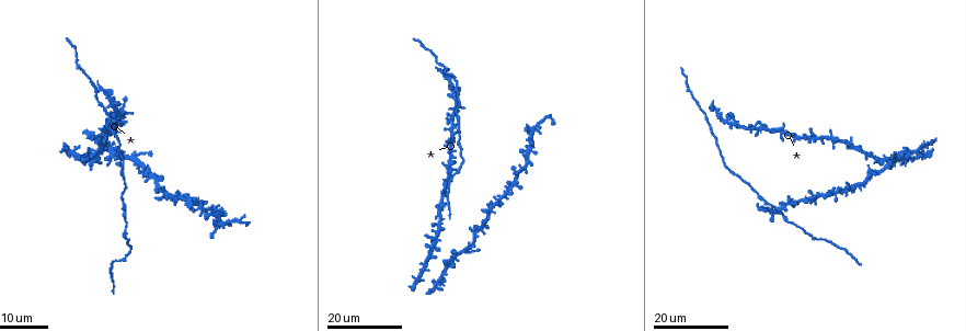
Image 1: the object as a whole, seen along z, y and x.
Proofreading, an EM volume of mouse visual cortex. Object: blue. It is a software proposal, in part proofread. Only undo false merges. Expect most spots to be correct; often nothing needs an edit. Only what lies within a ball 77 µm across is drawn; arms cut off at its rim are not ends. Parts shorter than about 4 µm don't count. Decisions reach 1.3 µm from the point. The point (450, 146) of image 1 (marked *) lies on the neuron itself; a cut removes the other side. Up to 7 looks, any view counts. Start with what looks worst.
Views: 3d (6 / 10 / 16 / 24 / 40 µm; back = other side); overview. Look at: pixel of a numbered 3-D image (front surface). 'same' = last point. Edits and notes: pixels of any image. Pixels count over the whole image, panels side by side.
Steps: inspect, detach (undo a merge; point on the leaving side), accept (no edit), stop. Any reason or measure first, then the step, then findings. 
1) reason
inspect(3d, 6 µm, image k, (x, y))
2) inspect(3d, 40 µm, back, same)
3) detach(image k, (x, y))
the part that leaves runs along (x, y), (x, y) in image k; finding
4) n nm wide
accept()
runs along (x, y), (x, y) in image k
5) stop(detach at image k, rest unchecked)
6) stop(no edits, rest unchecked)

four or more arms meet
inspect(3d, 16 µm, image 1, (431, 255))

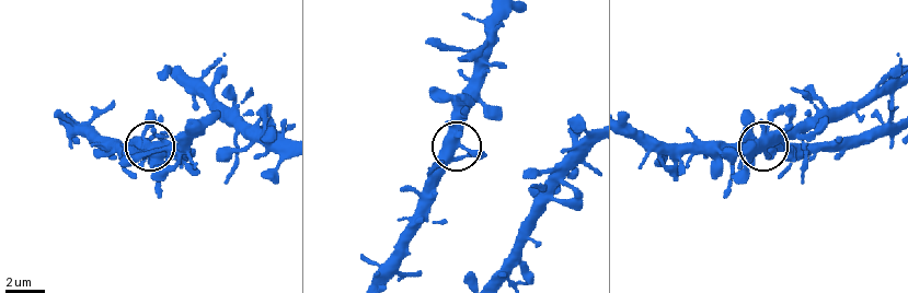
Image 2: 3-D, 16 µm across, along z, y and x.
zoom in
inspect(3d, 10 µm, image 2, (454, 146))

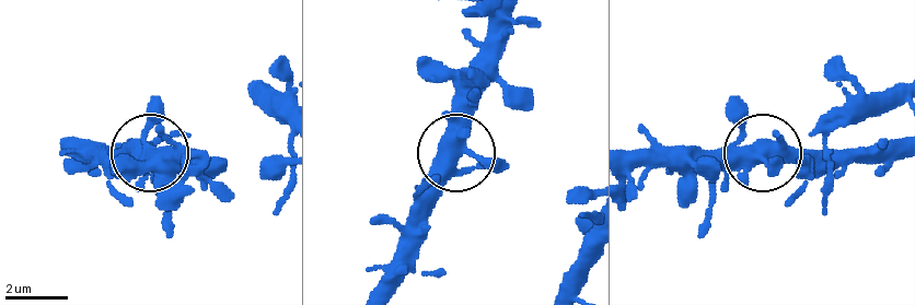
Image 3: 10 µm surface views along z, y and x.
accept()
one neuron here

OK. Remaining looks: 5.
four arms meet
inspect(3d, 24 µm, image 1, (134, 159))

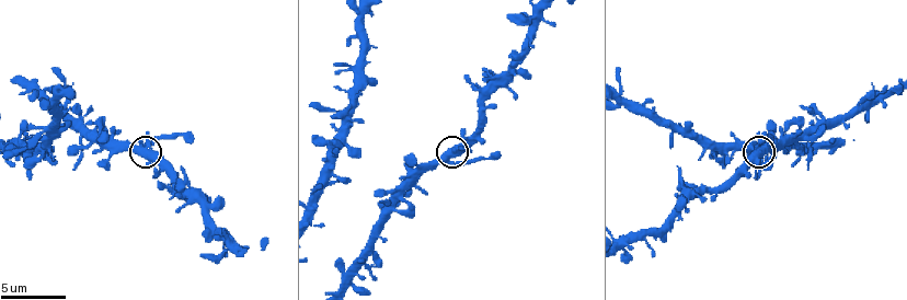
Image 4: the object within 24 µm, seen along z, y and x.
inspect(3d, 6 µm, image 4, (142, 147))

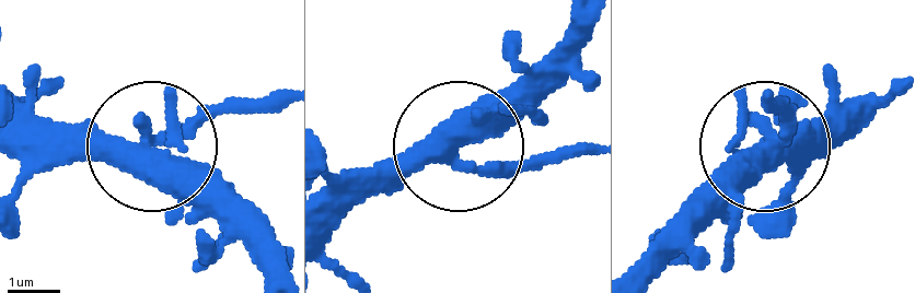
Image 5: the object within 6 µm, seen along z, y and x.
4 arms
detach(image 5, (220, 105))
a second neuron is stuck on

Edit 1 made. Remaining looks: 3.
four or more arms meet
inspect(3d, 24 µm, image 1, (454, 91))

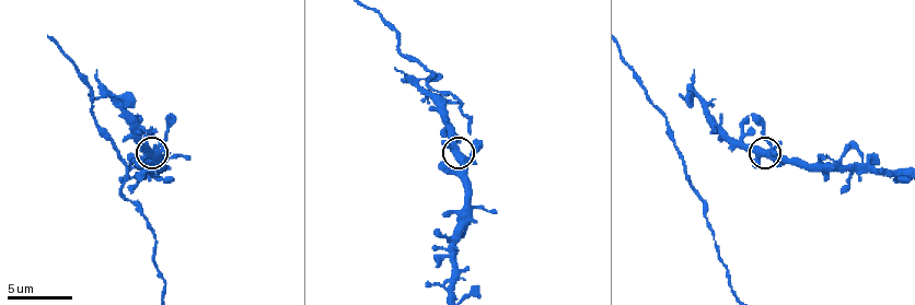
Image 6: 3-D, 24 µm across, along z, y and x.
inspect(3d, 6 µm, image 6, (158, 150))

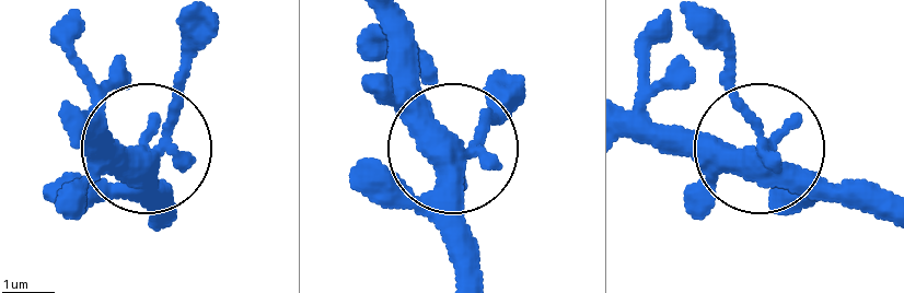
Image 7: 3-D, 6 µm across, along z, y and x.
390 nm wide
accept()
continuous, no second neuron

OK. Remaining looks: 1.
stop(detach at image 5, rest unchecked)

